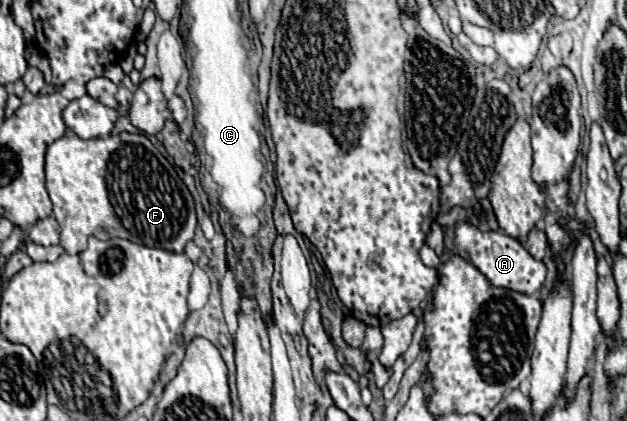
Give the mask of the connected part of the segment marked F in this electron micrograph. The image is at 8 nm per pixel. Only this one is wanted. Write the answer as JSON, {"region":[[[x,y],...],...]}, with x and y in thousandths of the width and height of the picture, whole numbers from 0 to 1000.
{"region":[[[198,314],[150,333],[108,318],[83,337],[73,361],[73,451],[96,532],[96,584],[108,603],[134,599],[144,561],[156,570],[201,565],[290,599],[316,537],[303,451],[230,318]]]}

